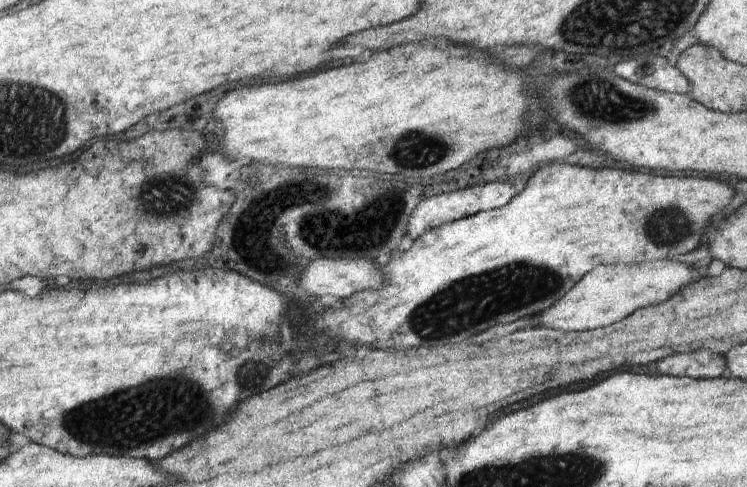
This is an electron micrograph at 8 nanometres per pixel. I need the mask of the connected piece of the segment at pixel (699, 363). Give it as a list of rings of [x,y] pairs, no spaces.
[[[700,350],[692,354],[674,354],[656,362],[658,374],[666,376],[688,376],[688,378],[717,379],[727,376],[728,368],[722,356]]]

